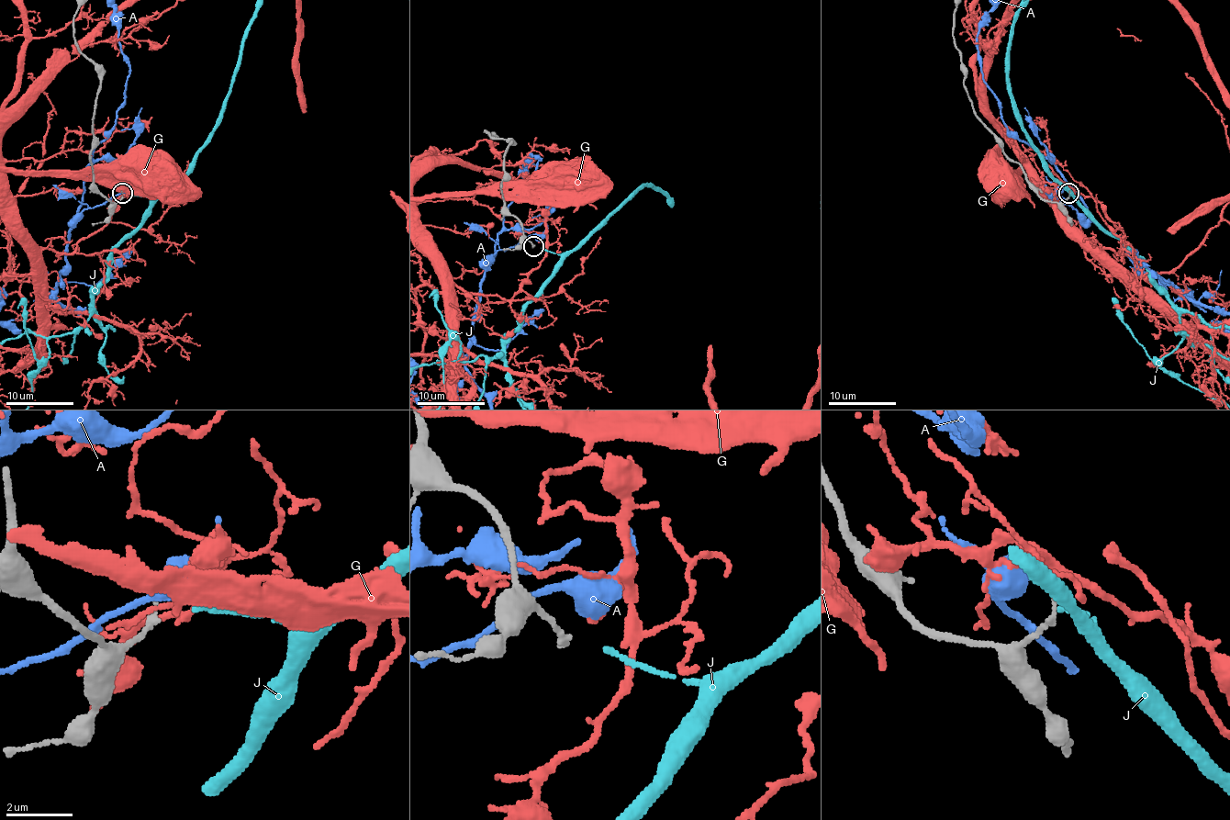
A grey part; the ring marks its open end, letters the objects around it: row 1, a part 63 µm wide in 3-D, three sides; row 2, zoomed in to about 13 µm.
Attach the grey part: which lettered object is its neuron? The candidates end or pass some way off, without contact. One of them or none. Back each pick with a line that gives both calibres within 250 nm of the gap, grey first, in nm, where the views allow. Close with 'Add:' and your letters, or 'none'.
J: 170 nm thick on the grey side, 150 nm on the other
Add: J

